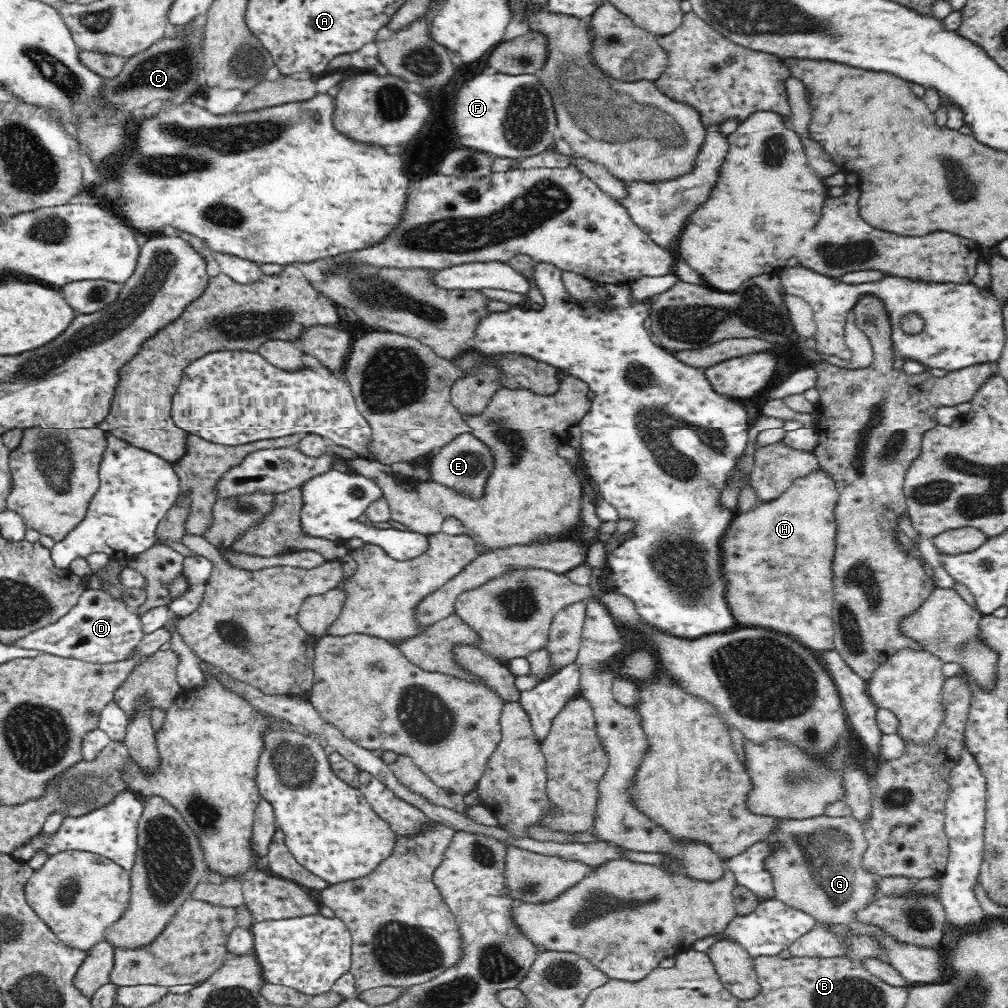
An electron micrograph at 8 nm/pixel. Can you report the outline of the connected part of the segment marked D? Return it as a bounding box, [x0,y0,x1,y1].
[11,589,145,664]

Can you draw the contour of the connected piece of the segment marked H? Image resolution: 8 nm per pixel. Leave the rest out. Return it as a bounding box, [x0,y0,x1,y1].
[721,468,838,651]

